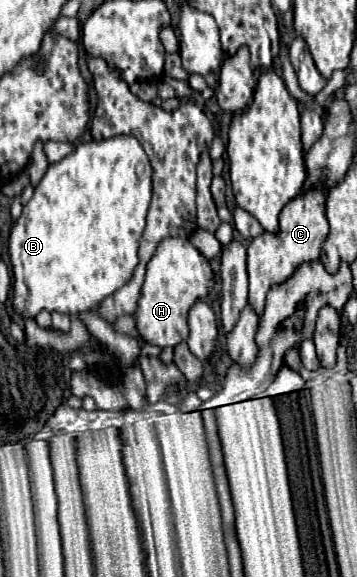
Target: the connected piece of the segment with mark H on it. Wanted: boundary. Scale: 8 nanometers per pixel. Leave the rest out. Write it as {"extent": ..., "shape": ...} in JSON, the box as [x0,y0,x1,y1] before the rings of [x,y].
{"extent":[135,237,213,349],"shape":[[[185,237],[165,239],[157,245],[153,257],[149,259],[145,281],[141,287],[141,301],[137,301],[135,325],[139,337],[161,349],[175,347],[187,339],[187,313],[197,299],[203,299],[213,287],[213,271],[209,261],[189,243]]]}

